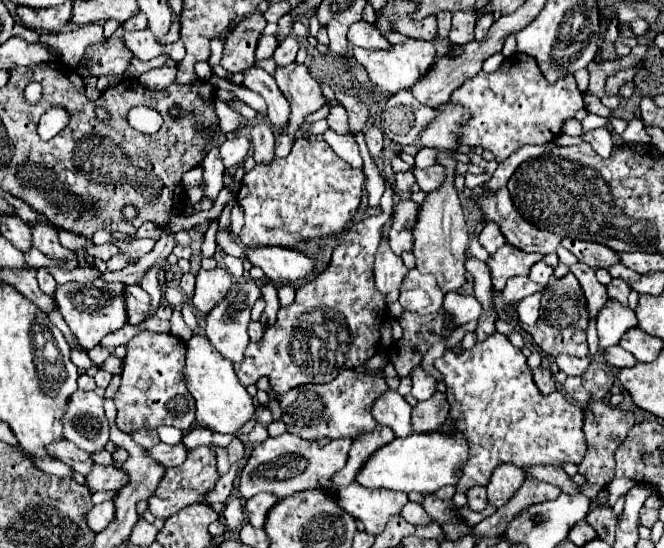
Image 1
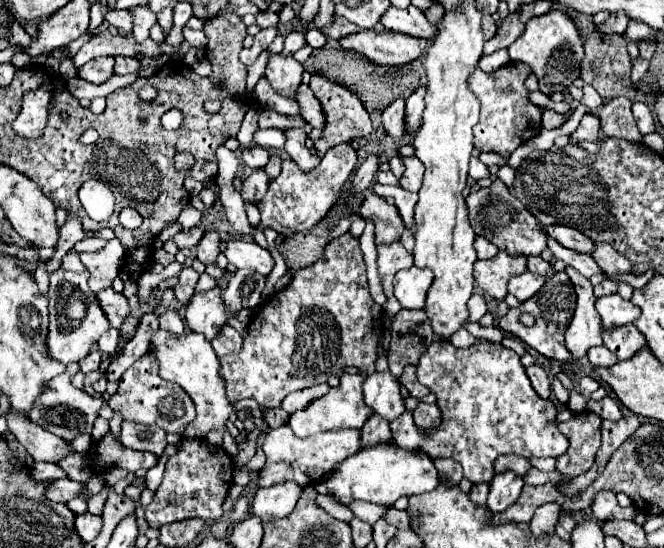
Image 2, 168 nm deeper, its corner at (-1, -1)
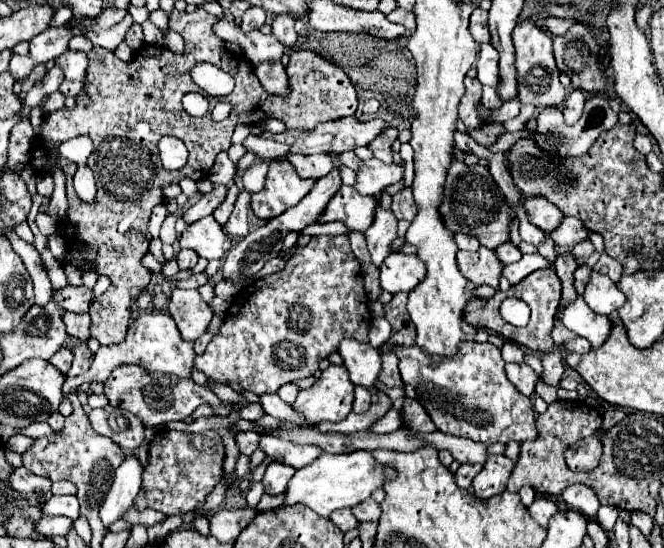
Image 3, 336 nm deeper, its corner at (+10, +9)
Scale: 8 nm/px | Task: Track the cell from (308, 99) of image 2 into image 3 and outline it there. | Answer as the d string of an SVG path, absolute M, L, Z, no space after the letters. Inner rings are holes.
M281 61L257 65L255 75L259 77L259 81L267 93L281 95L281 97L289 95L289 79L287 79L287 73L285 73L285 67L281 65Z

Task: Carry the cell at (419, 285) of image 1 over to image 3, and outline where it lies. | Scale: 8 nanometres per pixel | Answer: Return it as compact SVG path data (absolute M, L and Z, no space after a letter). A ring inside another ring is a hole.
M391 253L381 265L381 287L389 293L411 291L425 277L425 263L417 255Z

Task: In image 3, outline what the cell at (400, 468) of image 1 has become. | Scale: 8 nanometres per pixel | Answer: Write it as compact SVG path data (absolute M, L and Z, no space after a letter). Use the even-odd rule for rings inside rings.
M323 451L321 457L317 457L313 463L297 469L293 479L289 481L285 503L303 503L315 509L315 513L319 513L321 517L329 517L335 509L353 507L365 501L375 489L381 489L387 481L393 479L397 479L397 471L393 467L379 465L371 451L351 451L339 455Z

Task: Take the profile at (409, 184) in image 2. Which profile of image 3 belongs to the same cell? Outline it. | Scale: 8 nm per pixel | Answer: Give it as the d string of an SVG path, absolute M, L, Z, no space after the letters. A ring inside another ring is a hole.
M369 159L363 161L363 167L357 173L355 189L361 195L377 195L383 187L403 181L403 177L405 177L405 161L383 163L377 159Z

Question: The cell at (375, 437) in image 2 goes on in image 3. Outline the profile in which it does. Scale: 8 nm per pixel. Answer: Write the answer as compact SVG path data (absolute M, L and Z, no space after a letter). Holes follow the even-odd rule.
M355 387L355 403L353 403L353 411L355 413L365 413L371 407L371 395L365 387Z

